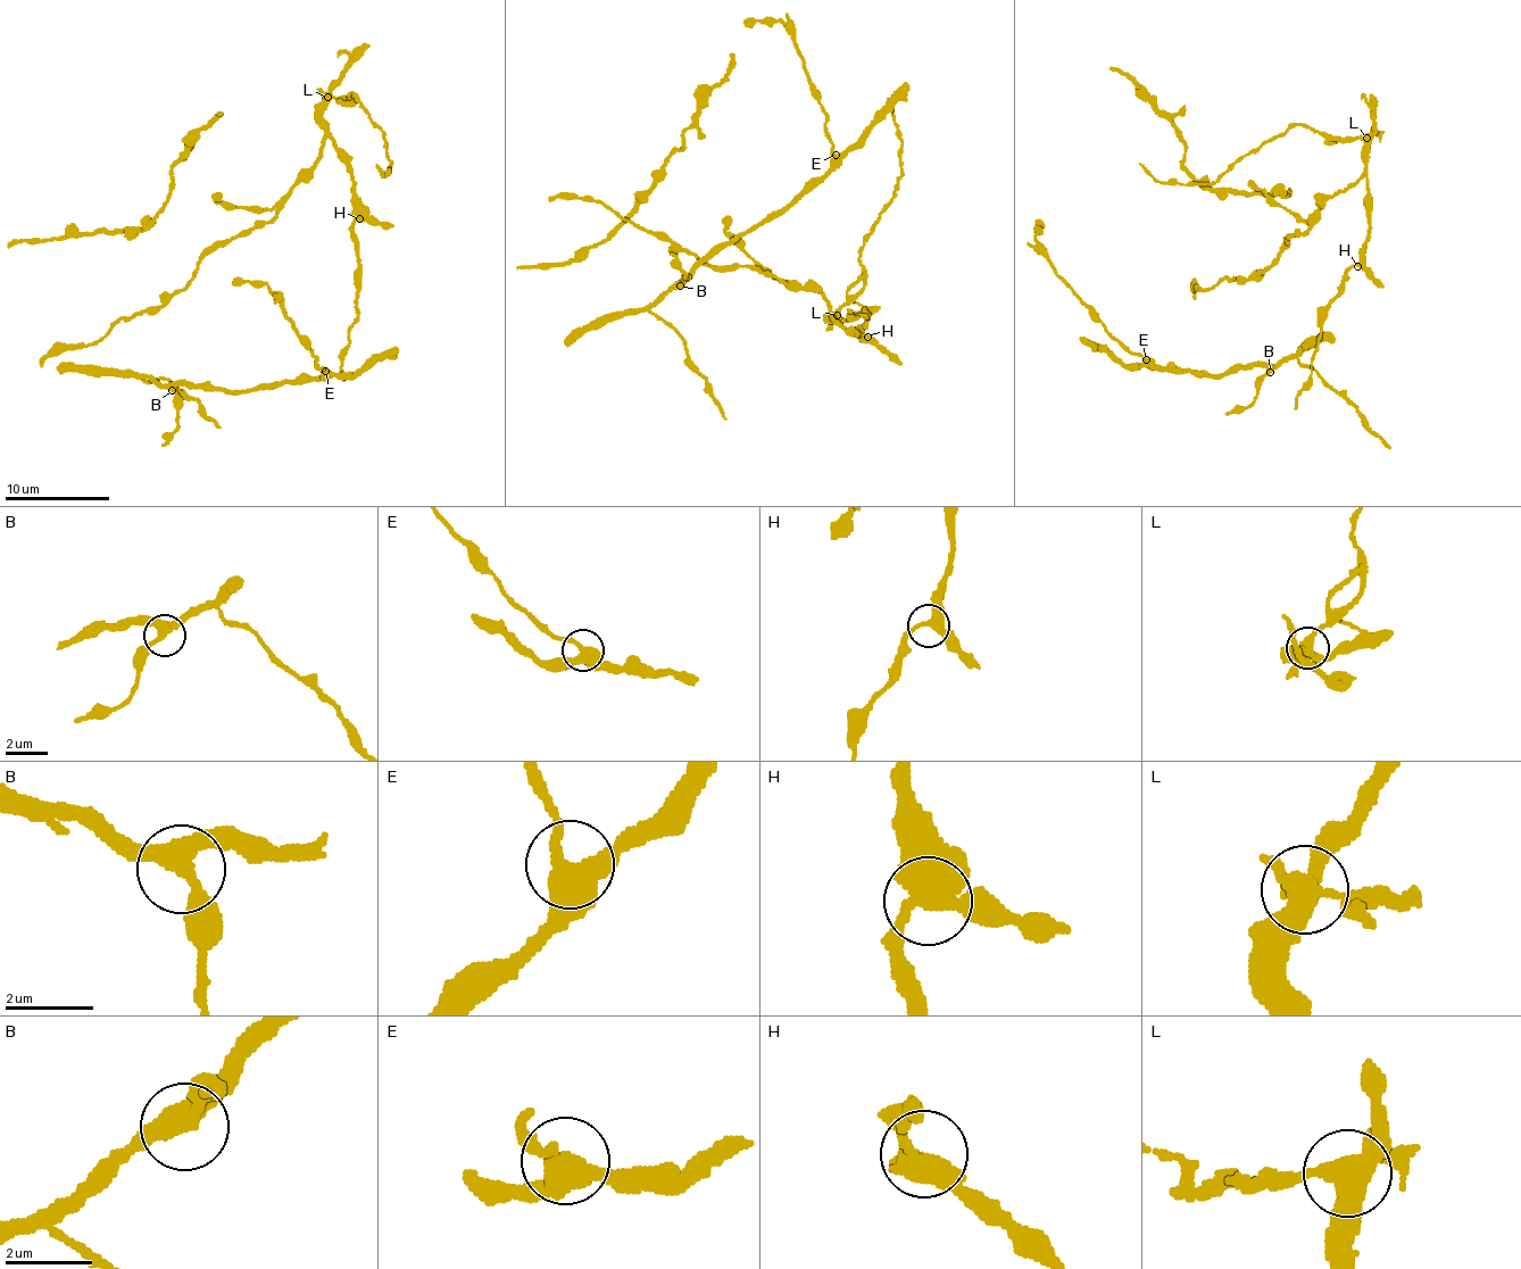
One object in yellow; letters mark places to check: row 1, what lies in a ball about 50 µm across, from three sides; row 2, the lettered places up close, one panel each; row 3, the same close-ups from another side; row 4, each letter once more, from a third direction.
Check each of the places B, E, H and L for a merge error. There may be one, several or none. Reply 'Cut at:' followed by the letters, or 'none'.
Cut at: L

